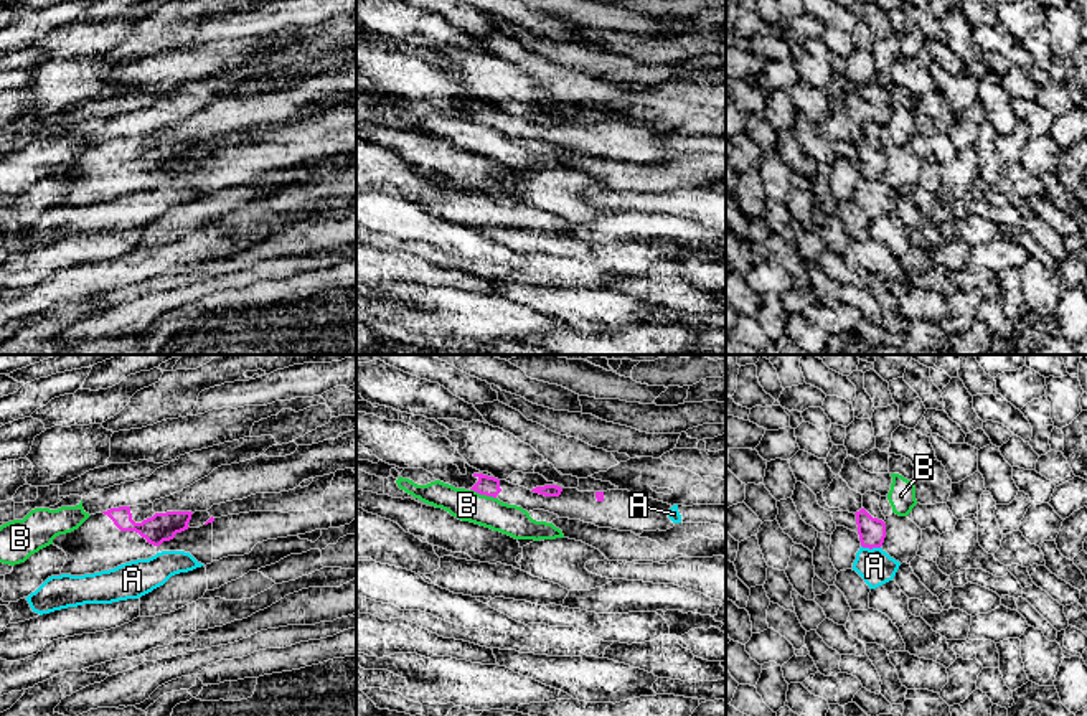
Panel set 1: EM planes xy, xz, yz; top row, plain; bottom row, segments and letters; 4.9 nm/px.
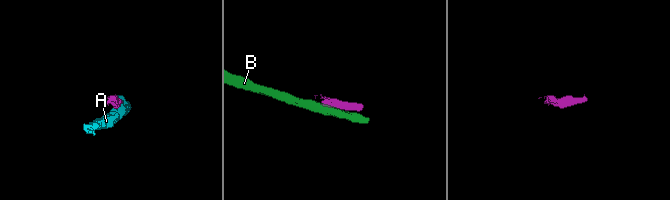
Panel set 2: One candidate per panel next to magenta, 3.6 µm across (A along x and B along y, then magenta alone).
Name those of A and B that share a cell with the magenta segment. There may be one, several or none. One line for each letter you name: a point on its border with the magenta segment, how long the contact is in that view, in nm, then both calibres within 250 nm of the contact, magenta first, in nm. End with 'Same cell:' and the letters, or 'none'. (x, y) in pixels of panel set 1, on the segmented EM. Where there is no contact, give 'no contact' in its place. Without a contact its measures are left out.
Same cell: none

